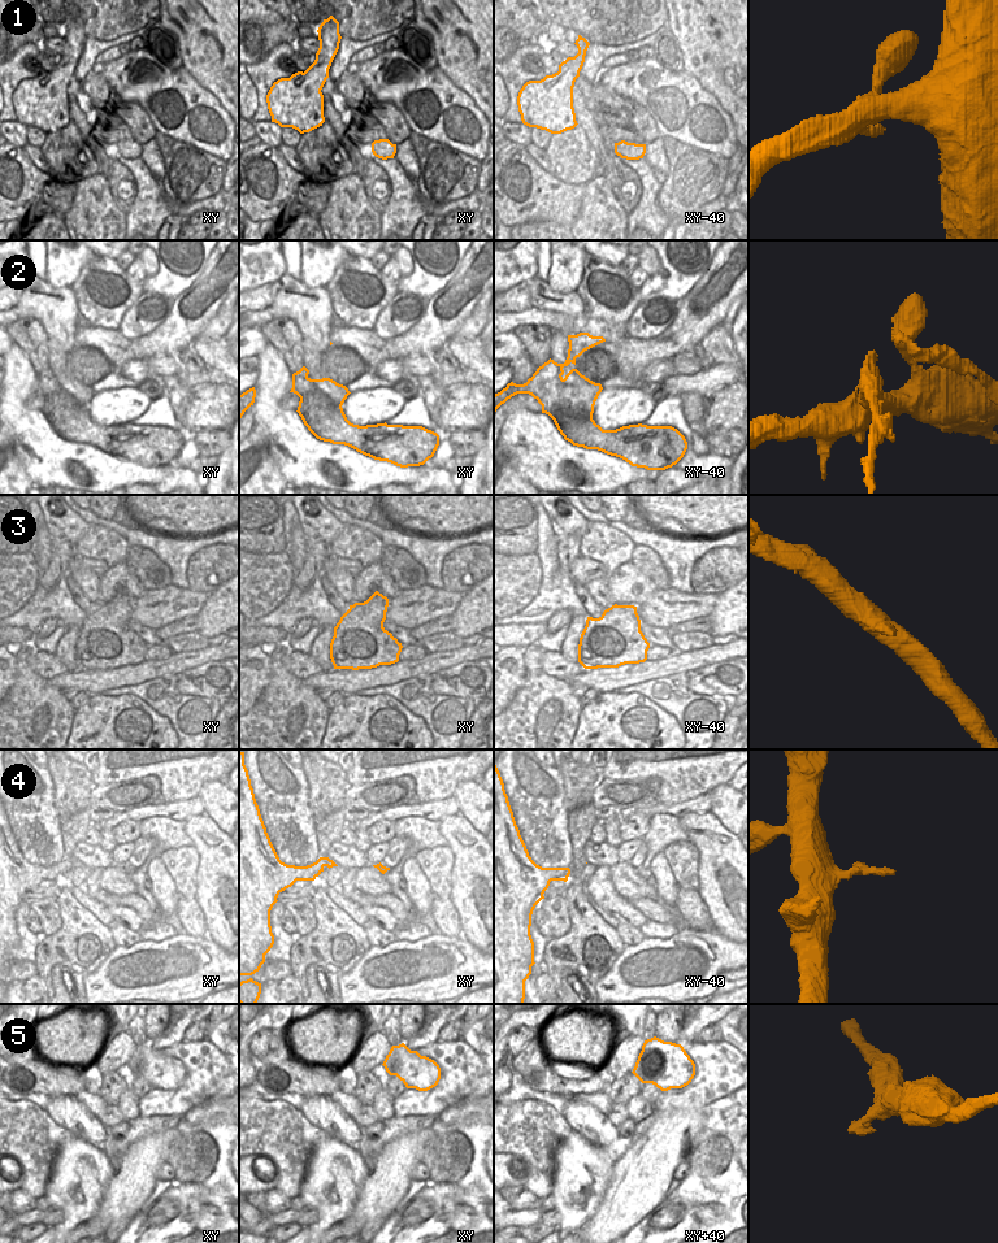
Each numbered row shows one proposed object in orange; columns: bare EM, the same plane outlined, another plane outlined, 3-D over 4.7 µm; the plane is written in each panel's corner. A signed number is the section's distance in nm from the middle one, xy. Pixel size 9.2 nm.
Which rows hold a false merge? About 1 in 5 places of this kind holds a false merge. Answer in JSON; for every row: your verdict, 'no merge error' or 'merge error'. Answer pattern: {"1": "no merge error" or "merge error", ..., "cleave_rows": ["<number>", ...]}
{"1": "no merge error", "2": "merge error", "3": "no merge error", "4": "no merge error", "5": "no merge error", "cleave_rows": ["2"]}

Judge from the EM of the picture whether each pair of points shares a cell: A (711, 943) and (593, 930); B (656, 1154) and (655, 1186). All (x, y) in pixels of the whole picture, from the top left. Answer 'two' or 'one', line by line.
A: two
B: one

